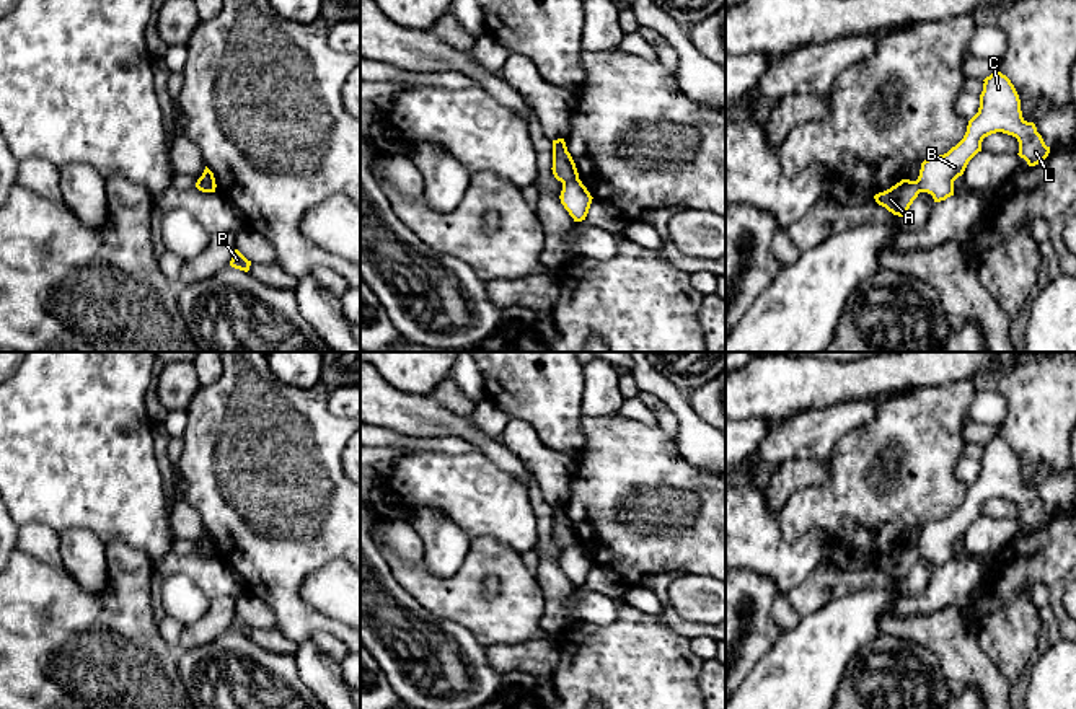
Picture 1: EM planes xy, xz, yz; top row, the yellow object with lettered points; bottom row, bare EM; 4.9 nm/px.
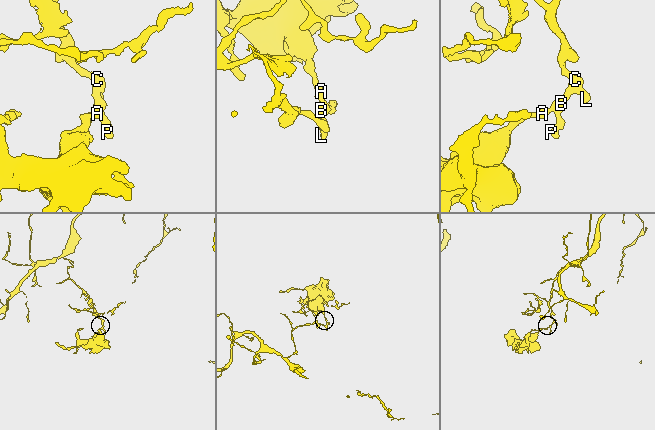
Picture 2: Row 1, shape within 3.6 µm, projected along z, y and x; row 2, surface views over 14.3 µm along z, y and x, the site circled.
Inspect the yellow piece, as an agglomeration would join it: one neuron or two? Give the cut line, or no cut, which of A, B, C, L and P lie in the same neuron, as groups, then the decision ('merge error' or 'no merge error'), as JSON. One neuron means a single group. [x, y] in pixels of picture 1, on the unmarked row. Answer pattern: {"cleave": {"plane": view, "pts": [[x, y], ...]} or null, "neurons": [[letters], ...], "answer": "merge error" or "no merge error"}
{"cleave": {"plane": "xz", "pts": [[577, 543], [563, 548]]}, "neurons": [["A"], ["B", "C", "L", "P"]], "answer": "merge error"}

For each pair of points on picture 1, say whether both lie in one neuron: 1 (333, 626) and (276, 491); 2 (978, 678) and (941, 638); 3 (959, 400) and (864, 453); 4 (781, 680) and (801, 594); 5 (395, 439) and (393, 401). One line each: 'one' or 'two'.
1: one
2: one
3: one
4: two
5: two

